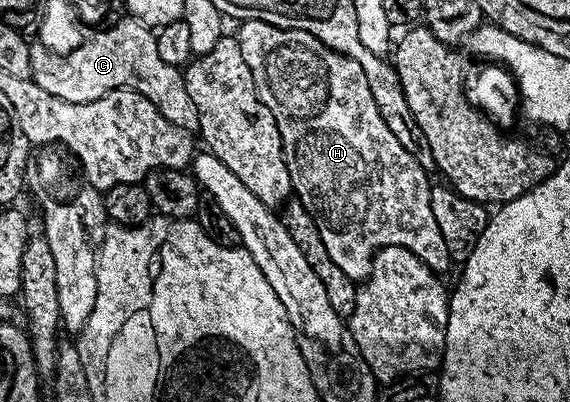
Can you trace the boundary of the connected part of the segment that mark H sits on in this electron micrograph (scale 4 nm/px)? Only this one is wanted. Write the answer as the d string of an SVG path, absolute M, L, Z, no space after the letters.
M261 19L243 20L239 27L238 38L242 57L246 57L246 65L250 65L250 73L258 97L266 105L266 109L270 109L270 113L280 125L280 136L284 142L284 160L292 178L292 190L295 198L299 199L302 206L311 213L314 225L318 225L318 233L322 233L322 245L326 245L326 253L330 253L330 261L334 261L334 265L338 265L338 269L342 269L342 273L346 273L346 277L350 277L354 281L363 281L372 271L372 256L381 247L405 247L410 249L410 253L418 256L431 271L444 273L444 270L450 266L450 260L446 241L442 241L442 232L438 230L438 223L434 221L434 212L430 210L432 187L430 182L428 183L429 172L421 167L412 152L404 148L402 141L398 141L398 137L394 137L394 133L390 133L390 125L386 125L386 121L374 101L374 93L370 93L366 73L360 71L360 66L353 59L345 59L337 55L308 31L290 31L287 27L275 27Z

